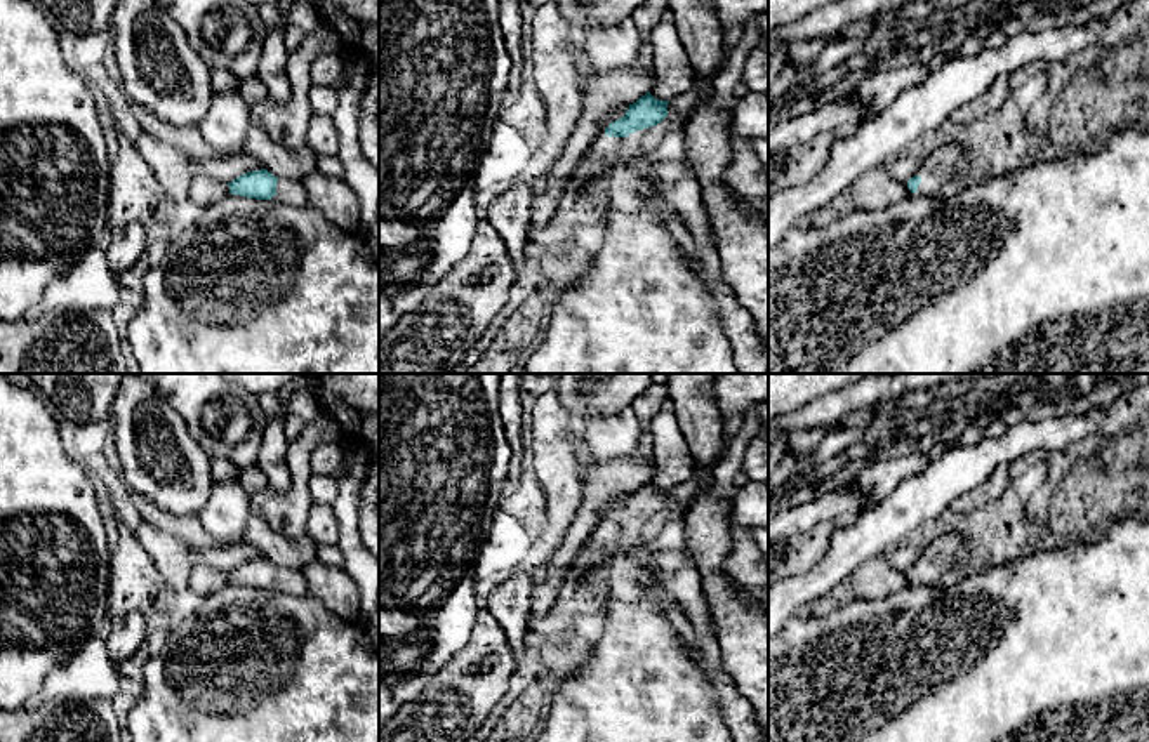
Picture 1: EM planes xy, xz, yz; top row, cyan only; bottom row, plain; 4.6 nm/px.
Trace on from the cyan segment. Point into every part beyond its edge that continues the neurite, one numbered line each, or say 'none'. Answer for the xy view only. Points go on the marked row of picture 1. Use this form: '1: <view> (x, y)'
1: xy (292, 193)

